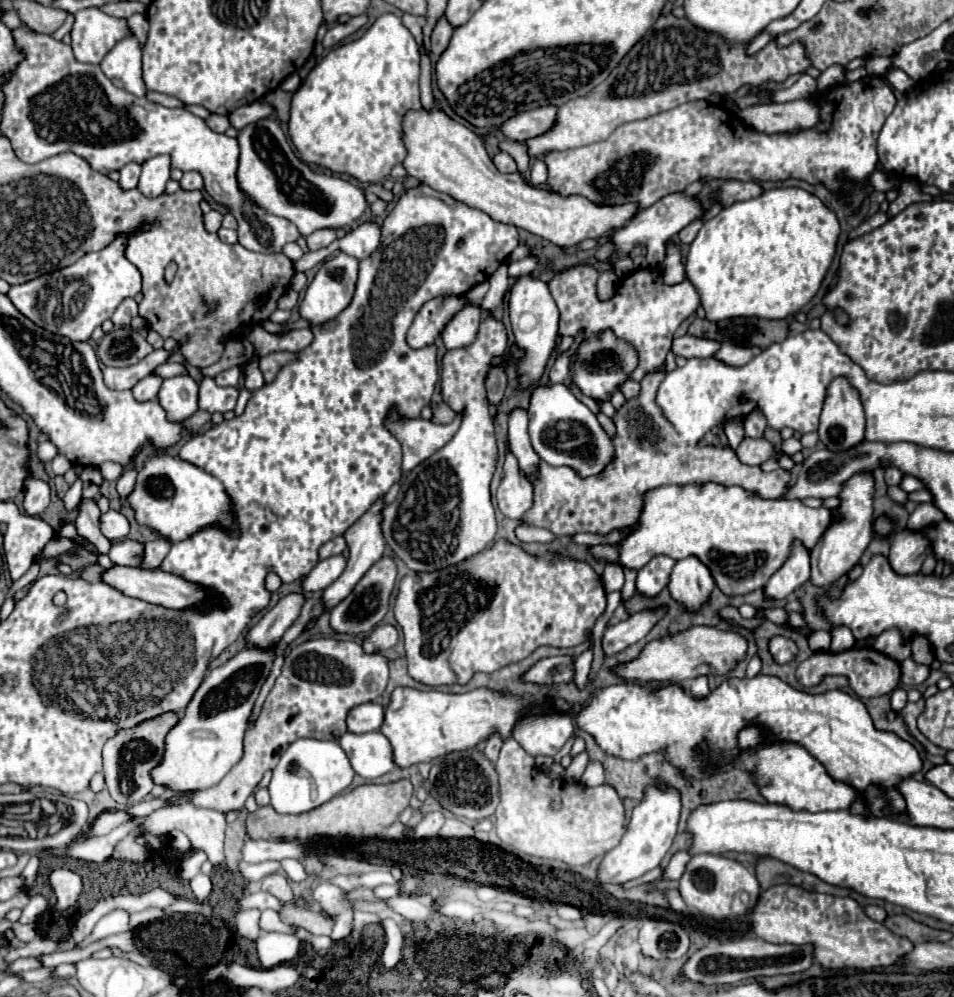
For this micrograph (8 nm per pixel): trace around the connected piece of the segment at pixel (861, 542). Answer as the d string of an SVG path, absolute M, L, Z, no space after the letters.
M858 474L844 484L844 488L840 492L842 504L838 506L838 518L826 530L826 534L820 538L820 542L814 546L814 550L810 552L810 564L812 564L810 582L814 586L830 588L860 562L864 550L868 548L868 544L872 540L872 530L870 530L870 524L874 518L872 490L874 490L872 474Z

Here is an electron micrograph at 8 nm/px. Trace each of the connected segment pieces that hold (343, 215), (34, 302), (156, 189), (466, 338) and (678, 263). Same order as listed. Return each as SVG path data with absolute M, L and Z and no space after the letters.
M262 118L254 124L244 126L238 132L240 144L240 166L238 166L238 182L250 200L264 206L270 214L282 216L298 226L302 236L312 234L320 228L348 230L356 224L356 220L366 210L364 192L338 178L314 172L308 164L304 164L292 150L286 134L272 118Z
M116 236L104 250L84 254L78 262L74 262L68 268L62 268L62 270L46 274L46 276L38 276L26 284L12 286L8 292L8 298L26 318L30 318L40 328L46 328L48 332L54 332L58 336L68 336L70 340L90 340L90 334L94 332L94 328L100 326L104 320L112 318L112 314L116 312L118 304L124 298L134 298L142 290L142 274L124 256L128 240L130 240L130 236Z
M154 156L142 164L138 190L144 196L160 196L170 180L170 156Z
M466 306L444 328L444 332L442 332L444 346L448 350L466 348L466 344L472 344L474 336L478 336L478 324L480 322L482 322L480 308L478 306Z
M672 240L666 242L666 258L662 264L662 274L664 274L666 284L678 284L686 276L678 242L672 242Z

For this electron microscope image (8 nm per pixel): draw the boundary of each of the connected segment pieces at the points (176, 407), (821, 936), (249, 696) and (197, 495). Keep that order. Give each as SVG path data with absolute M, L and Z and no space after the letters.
M188 374L166 378L162 382L158 400L168 412L170 420L186 420L198 410L198 384Z
M780 884L762 892L758 906L750 912L752 932L772 944L814 944L814 960L824 970L876 970L896 966L894 960L902 952L910 952L914 944L892 934L884 924L870 920L852 898L836 898L830 894L808 892L792 884Z
M246 646L228 662L212 668L202 680L198 692L182 712L178 724L168 732L162 760L150 770L156 786L166 786L172 792L194 792L216 786L238 760L242 760L242 738L248 728L254 702L260 686L266 680L274 660L272 650Z
M156 454L144 462L128 502L136 512L138 524L158 530L170 542L182 542L202 528L222 528L224 532L230 532L230 536L238 536L234 500L230 500L222 482L202 472L202 468L168 454Z

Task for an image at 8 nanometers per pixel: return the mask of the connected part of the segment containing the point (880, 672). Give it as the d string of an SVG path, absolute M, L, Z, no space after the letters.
M850 648L840 654L832 652L818 652L808 662L802 662L796 669L797 680L805 687L812 687L820 683L820 680L828 674L844 674L850 680L852 690L860 698L872 698L882 696L886 692L892 692L900 682L900 664L894 662L890 656L876 652L872 648Z

